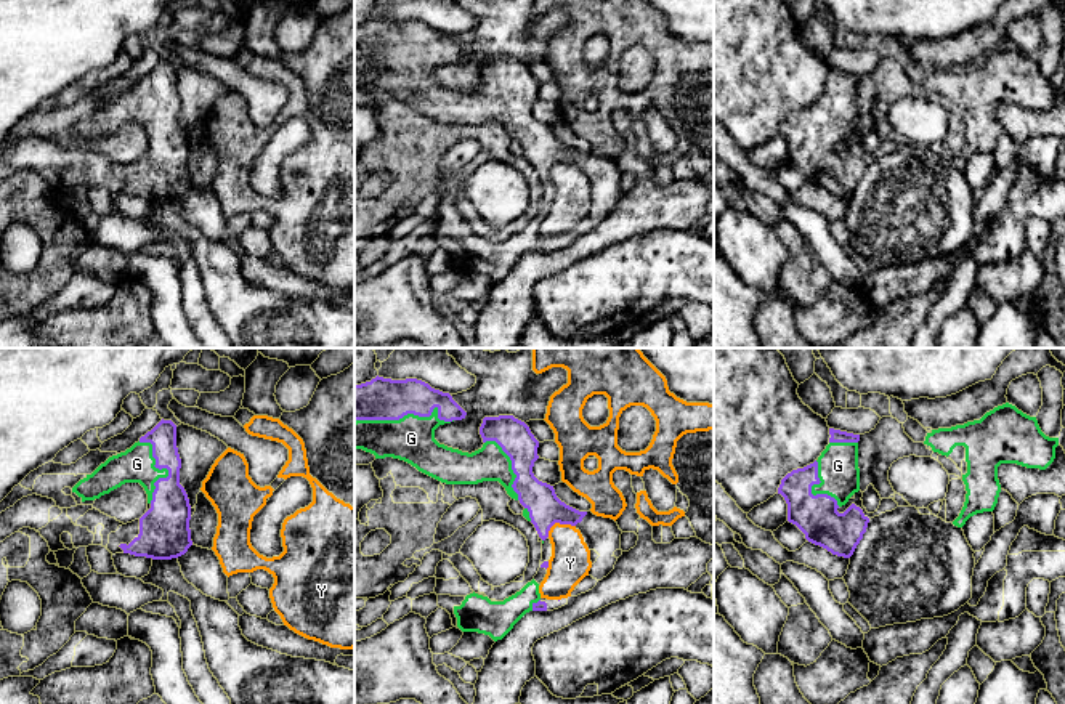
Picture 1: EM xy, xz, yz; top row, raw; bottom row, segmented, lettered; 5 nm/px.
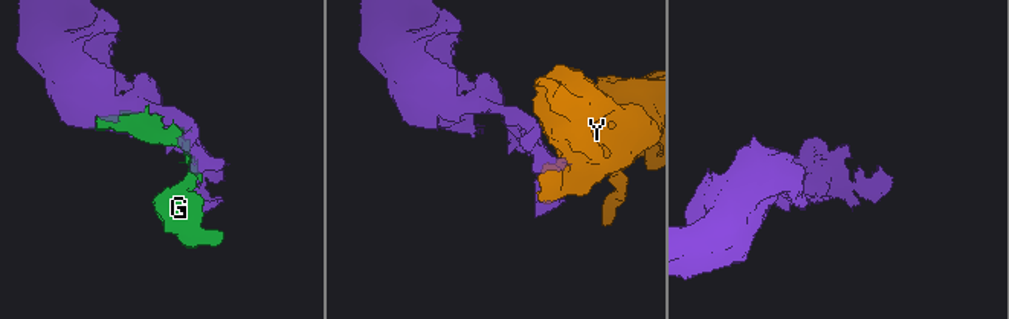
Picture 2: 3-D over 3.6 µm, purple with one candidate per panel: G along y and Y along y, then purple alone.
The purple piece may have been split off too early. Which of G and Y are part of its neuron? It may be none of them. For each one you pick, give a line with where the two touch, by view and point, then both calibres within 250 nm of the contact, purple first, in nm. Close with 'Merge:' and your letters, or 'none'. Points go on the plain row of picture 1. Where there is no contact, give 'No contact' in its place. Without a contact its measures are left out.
G: Touches purple at xz (408, 53). Thickness 200 nm (purple) against 220 nm
Merge: G

